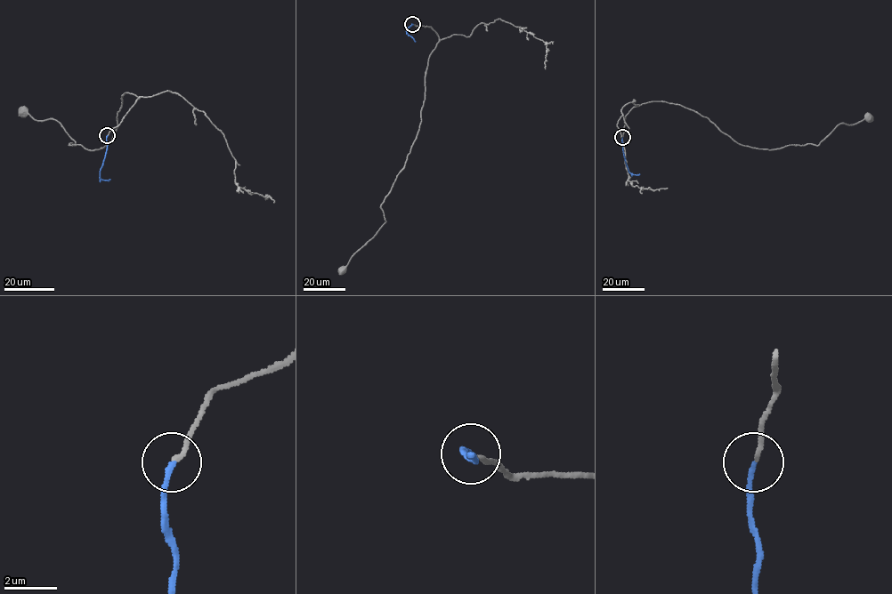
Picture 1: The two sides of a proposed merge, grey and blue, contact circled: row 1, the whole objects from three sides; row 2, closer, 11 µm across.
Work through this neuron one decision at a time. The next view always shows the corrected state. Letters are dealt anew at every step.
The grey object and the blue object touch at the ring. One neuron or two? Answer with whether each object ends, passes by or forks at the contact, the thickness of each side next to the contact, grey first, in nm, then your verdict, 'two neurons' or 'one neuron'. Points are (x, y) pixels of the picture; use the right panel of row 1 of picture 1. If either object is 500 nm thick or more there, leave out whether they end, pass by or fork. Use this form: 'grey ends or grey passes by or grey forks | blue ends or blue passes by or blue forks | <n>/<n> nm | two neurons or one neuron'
grey ends | blue ends | 160/180 nm | one neuron

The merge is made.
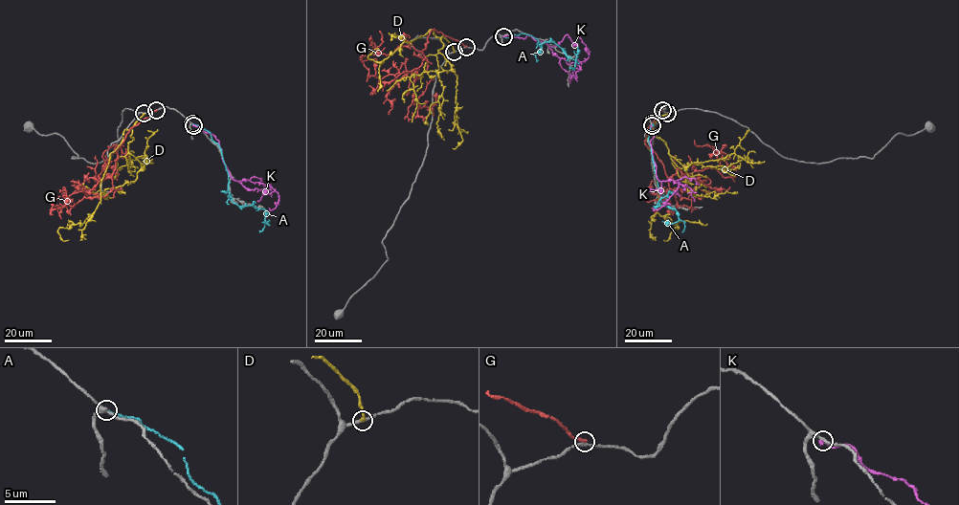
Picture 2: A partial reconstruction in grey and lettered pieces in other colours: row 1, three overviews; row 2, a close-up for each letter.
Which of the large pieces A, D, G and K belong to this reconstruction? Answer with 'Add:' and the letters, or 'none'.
Add: none

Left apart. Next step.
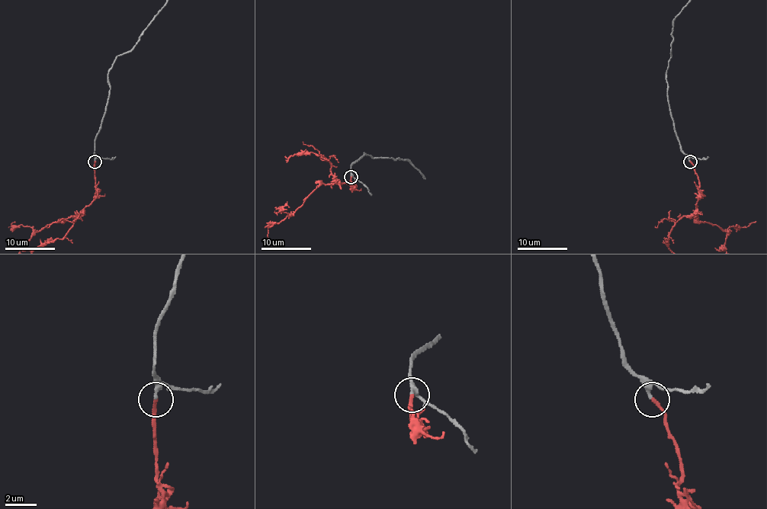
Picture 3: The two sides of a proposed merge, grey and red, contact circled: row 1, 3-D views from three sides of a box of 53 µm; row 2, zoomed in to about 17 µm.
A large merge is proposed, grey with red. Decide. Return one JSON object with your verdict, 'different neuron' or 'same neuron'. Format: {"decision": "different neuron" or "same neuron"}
{"decision": "same neuron"}

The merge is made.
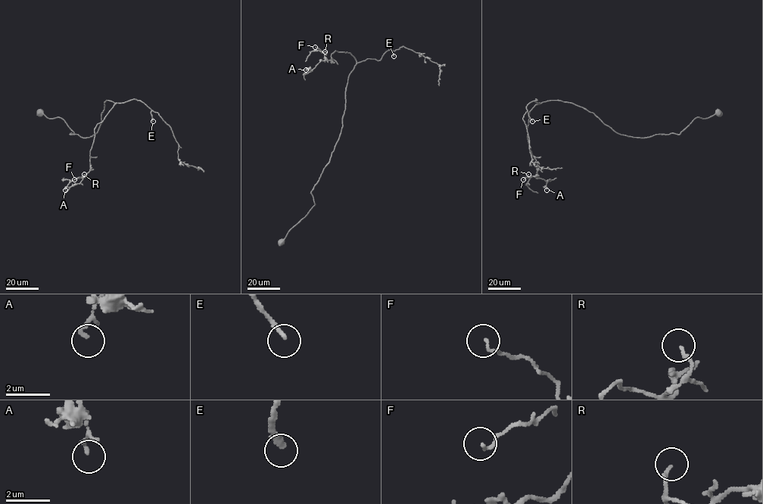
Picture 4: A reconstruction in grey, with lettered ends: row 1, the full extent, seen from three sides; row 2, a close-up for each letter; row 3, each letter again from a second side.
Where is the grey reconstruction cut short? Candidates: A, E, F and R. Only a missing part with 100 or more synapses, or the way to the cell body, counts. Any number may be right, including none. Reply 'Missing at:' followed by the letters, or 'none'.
Missing at: E

